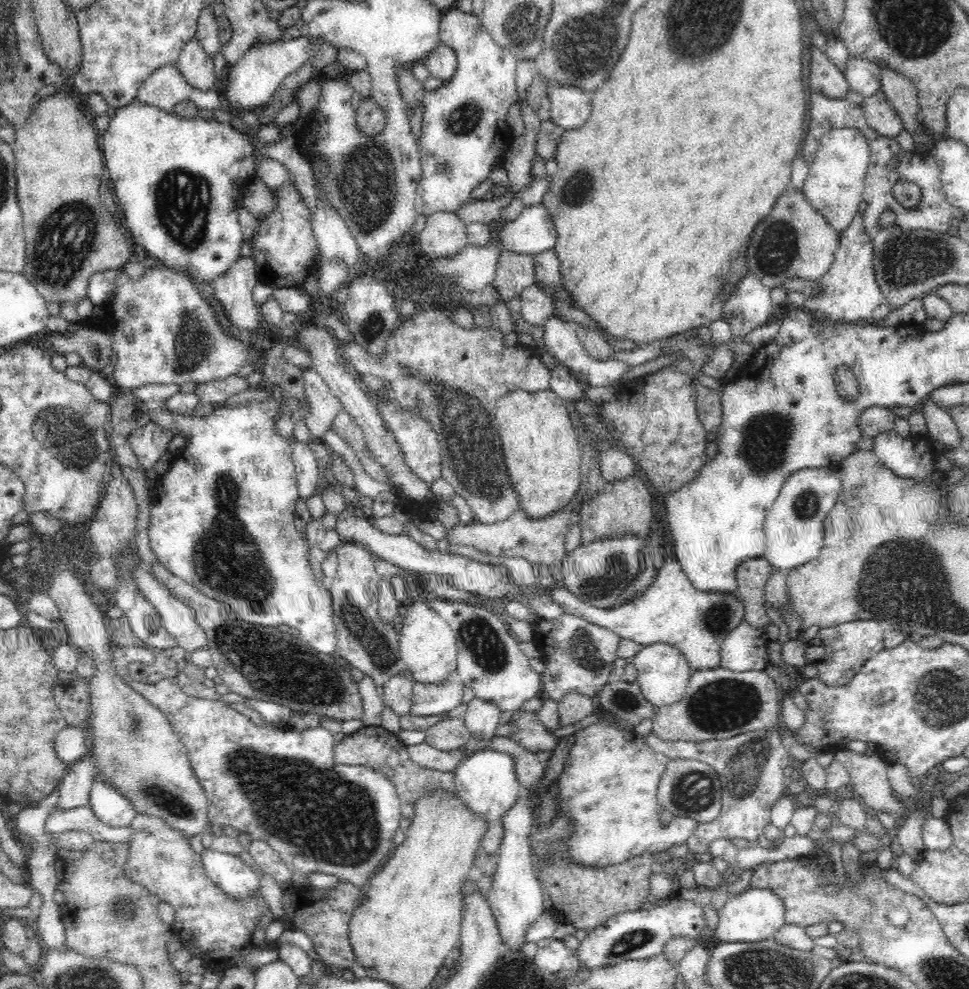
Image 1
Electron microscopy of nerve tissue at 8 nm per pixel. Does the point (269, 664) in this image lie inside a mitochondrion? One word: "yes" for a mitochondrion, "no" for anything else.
yes

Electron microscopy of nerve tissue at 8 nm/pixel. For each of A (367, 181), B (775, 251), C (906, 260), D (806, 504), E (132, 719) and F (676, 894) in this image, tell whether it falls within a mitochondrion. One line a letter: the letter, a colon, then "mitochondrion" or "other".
A: mitochondrion
B: mitochondrion
C: mitochondrion
D: mitochondrion
E: mitochondrion
F: other

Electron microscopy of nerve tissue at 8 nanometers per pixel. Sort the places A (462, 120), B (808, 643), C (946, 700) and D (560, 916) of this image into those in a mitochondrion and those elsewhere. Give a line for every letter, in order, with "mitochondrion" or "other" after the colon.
A: mitochondrion
B: other
C: mitochondrion
D: other

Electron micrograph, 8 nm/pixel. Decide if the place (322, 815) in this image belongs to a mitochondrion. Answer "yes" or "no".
yes

